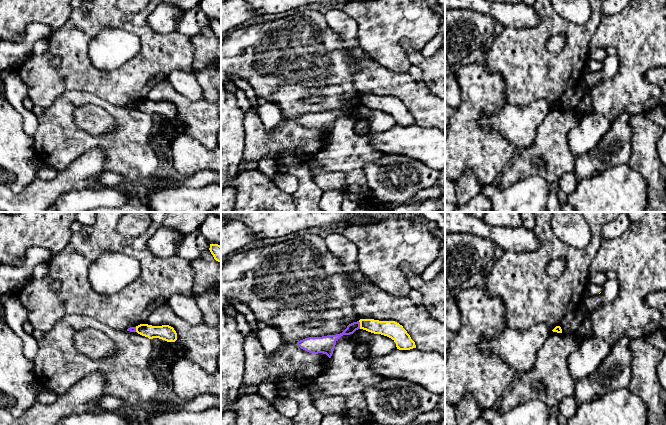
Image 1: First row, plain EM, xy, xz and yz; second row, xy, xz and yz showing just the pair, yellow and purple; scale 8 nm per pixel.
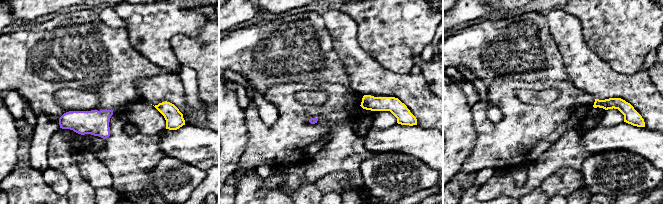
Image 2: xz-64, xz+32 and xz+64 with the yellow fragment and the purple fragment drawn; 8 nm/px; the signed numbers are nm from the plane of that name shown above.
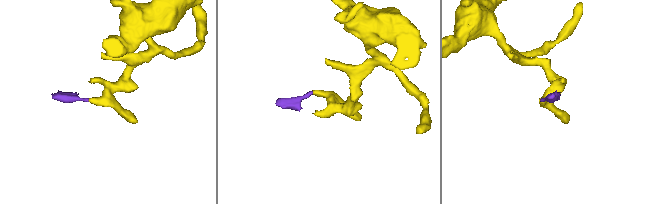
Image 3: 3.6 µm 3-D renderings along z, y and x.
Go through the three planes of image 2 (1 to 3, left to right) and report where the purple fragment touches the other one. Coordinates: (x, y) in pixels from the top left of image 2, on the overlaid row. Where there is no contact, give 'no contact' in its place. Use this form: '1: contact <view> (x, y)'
1: no contact
2: no contact
3: no contact

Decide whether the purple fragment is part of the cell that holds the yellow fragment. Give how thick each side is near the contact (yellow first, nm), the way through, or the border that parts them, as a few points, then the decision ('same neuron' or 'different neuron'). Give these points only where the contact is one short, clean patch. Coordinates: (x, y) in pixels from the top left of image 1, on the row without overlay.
calibres 130 and 80 nm; border xz (358, 97), (360, 104); different neuron

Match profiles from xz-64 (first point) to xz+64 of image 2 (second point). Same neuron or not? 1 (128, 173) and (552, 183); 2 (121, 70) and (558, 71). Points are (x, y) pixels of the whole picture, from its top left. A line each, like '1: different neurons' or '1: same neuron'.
1: different neurons
2: same neuron

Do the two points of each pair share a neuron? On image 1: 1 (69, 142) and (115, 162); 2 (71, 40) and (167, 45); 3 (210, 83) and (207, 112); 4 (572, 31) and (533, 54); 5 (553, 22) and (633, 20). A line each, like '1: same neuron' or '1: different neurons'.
1: same neuron
2: same neuron
3: different neurons
4: same neuron
5: different neurons

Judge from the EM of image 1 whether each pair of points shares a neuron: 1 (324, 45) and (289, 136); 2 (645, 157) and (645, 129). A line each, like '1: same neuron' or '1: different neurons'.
1: different neurons
2: same neuron

